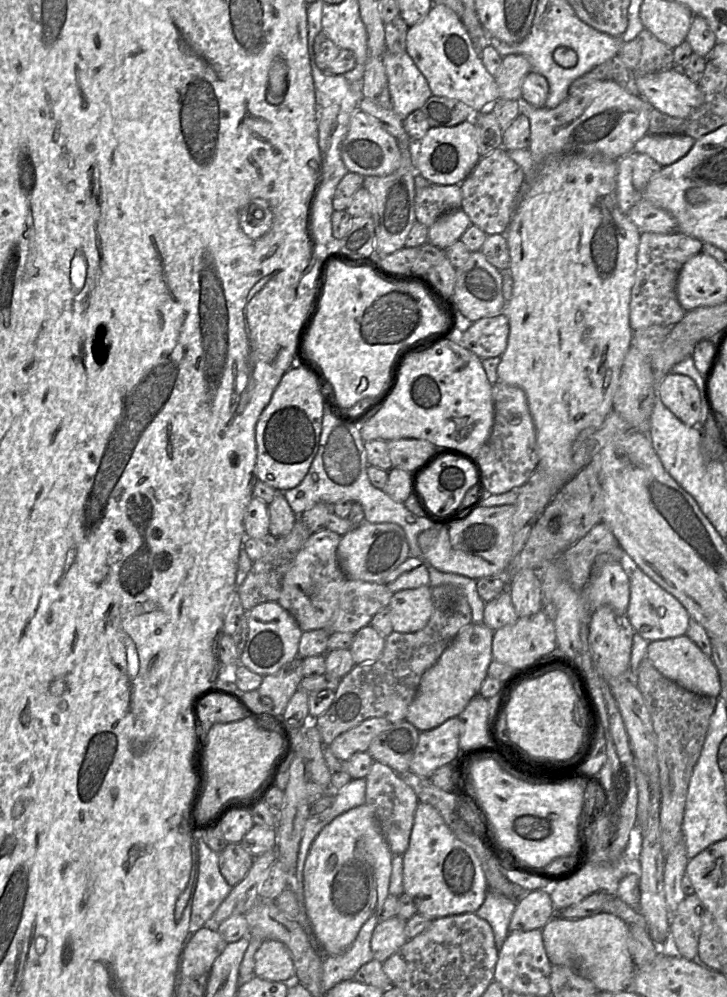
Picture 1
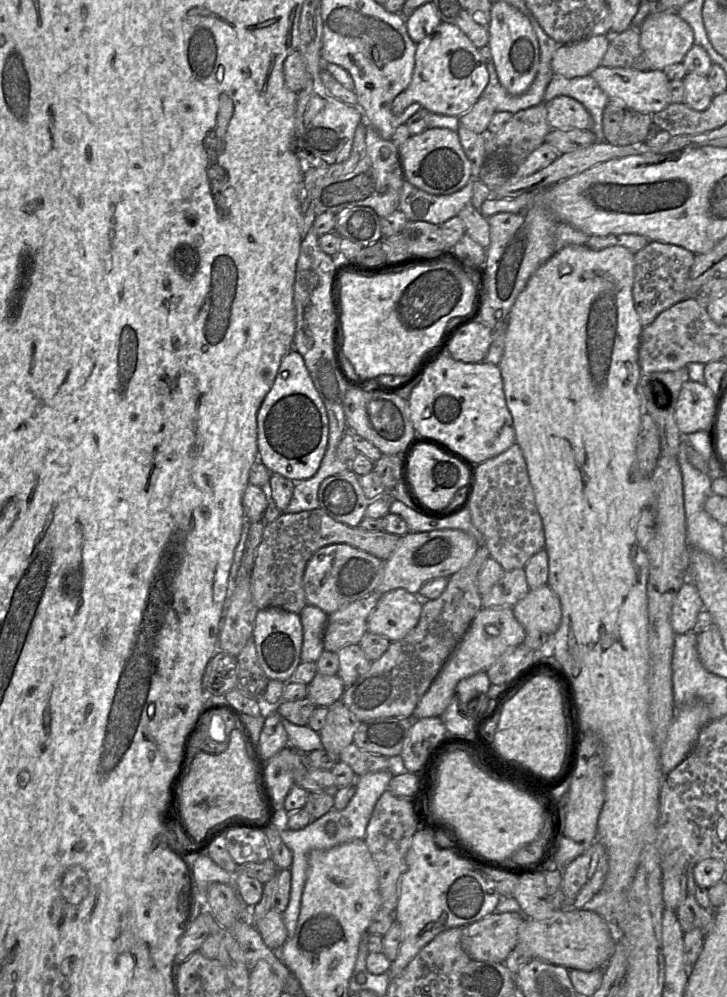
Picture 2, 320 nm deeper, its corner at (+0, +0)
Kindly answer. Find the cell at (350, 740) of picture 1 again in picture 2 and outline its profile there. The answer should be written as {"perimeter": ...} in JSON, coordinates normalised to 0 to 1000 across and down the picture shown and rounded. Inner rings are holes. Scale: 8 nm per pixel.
{"perimeter":[[[469,702],[453,709],[448,724],[439,737],[448,753],[465,756],[486,744],[495,722]]]}

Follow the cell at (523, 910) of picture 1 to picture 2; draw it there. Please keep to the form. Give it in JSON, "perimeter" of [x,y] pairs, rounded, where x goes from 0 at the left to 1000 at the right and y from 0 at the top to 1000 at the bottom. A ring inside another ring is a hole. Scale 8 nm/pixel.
{"perimeter":[[[677,916],[670,920],[637,930],[634,949],[648,963],[693,966],[713,947],[714,931],[722,920],[718,916]]]}

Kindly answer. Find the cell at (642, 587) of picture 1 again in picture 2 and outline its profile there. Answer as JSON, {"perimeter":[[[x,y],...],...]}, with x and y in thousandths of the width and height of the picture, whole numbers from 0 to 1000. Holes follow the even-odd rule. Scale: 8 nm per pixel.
{"perimeter":[[[944,583],[934,592],[923,615],[928,636],[949,635],[960,616],[968,611],[967,603],[953,585]]]}

